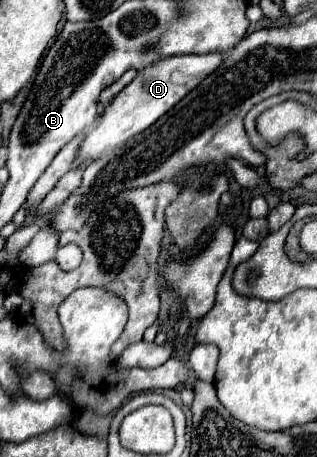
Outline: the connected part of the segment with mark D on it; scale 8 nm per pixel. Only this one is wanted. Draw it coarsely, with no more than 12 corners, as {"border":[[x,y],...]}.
{"border":[[224,53],[140,71],[104,109],[74,165],[116,149],[196,89]]}

